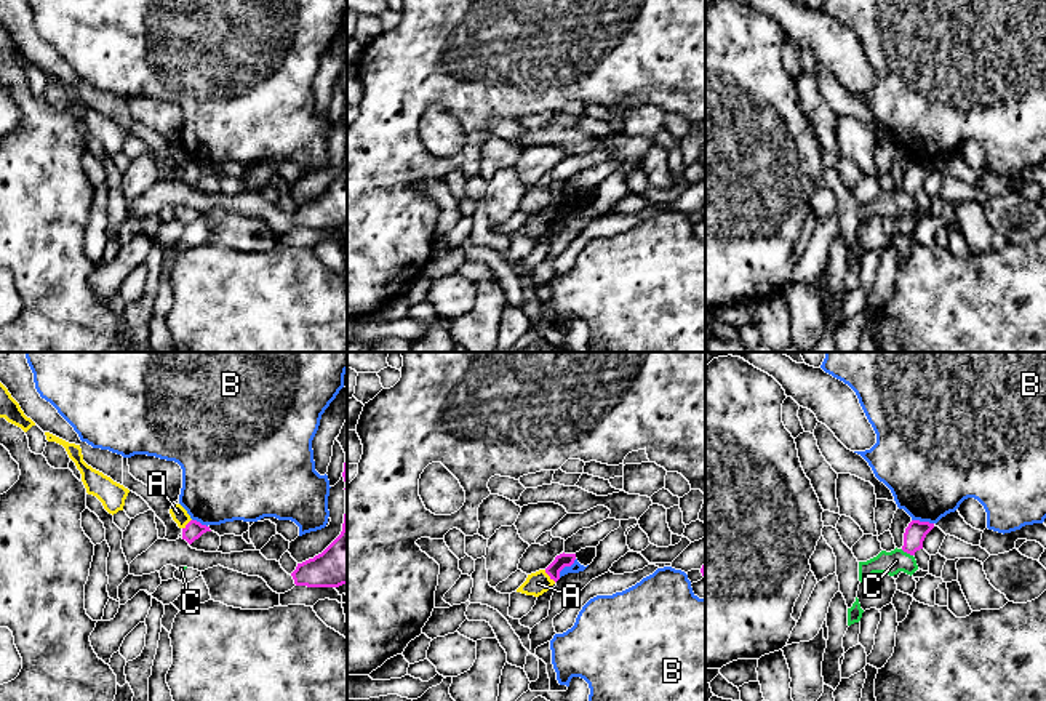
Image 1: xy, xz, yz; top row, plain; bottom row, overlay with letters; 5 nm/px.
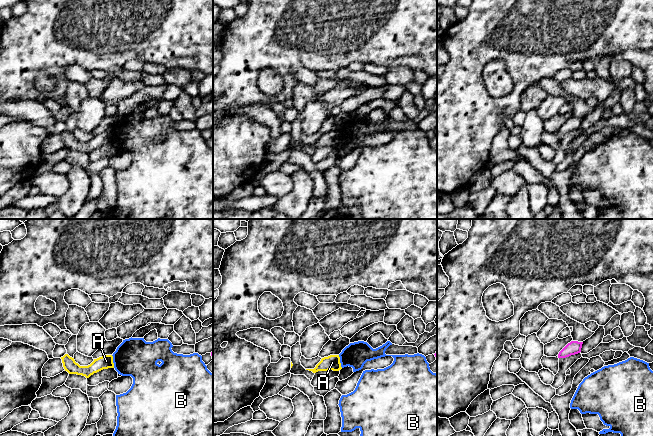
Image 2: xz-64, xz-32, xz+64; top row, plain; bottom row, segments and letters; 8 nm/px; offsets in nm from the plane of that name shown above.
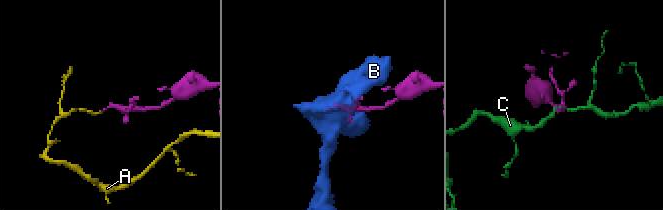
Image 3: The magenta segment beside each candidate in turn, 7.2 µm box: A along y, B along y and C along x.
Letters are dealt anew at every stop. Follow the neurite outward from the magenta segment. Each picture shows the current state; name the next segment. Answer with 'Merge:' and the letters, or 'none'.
Merge: none

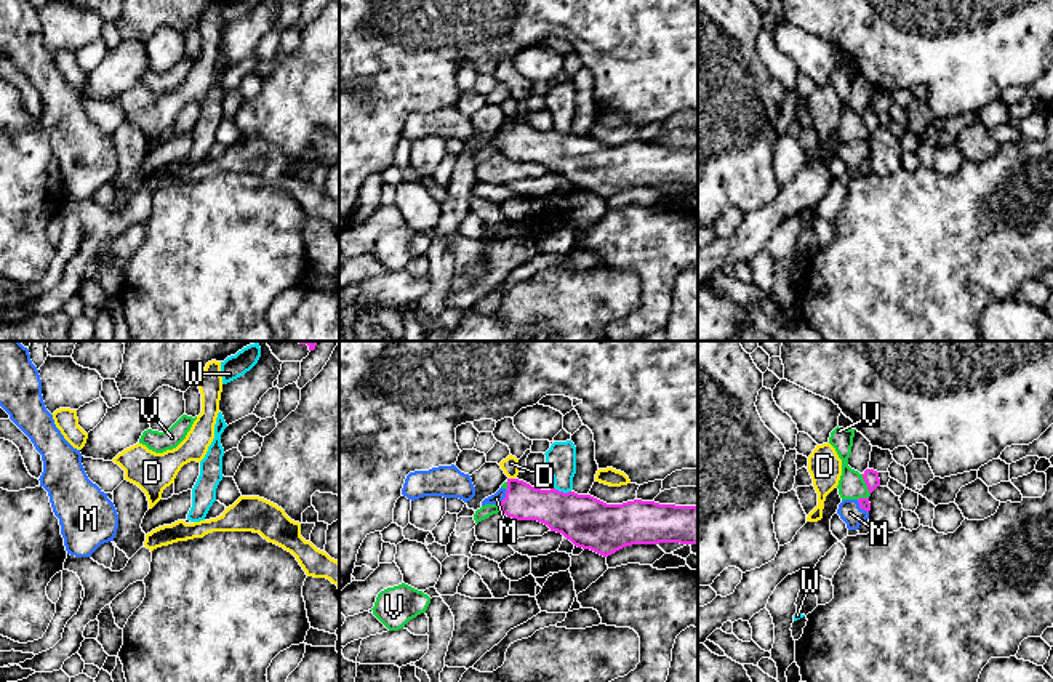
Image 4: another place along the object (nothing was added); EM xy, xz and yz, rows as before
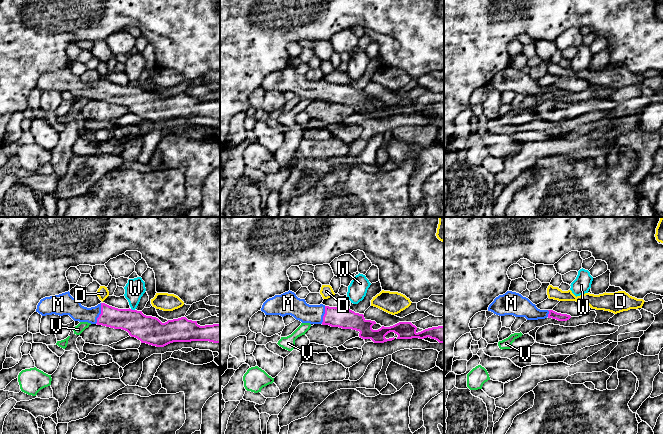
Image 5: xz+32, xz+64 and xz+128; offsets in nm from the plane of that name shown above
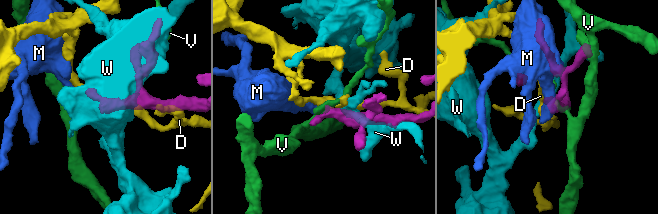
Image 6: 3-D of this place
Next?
Merge: M

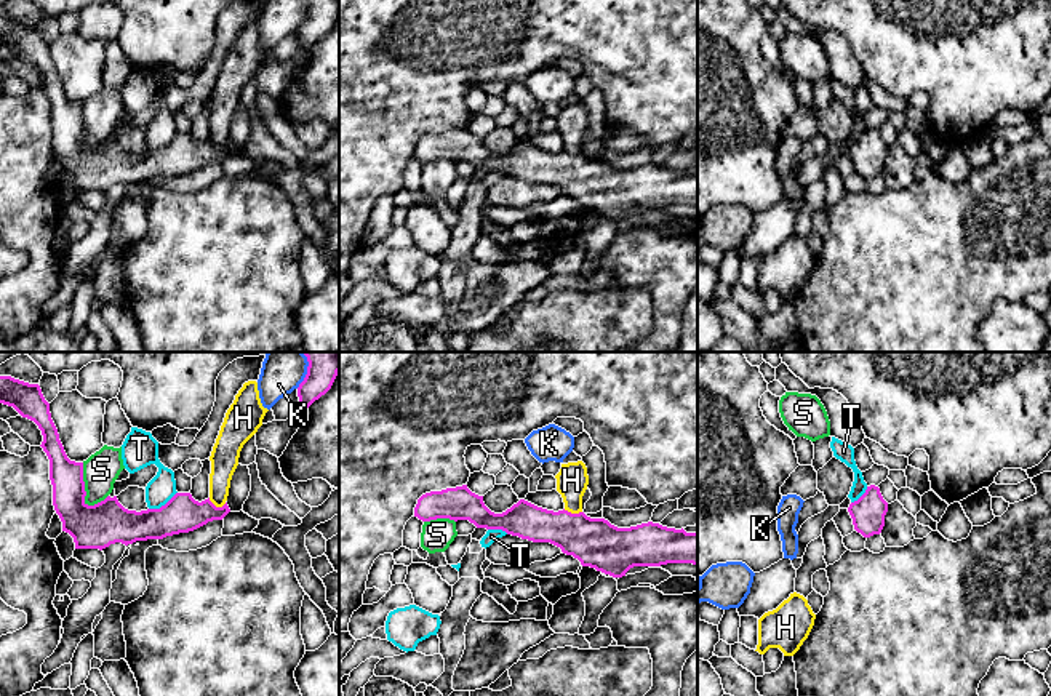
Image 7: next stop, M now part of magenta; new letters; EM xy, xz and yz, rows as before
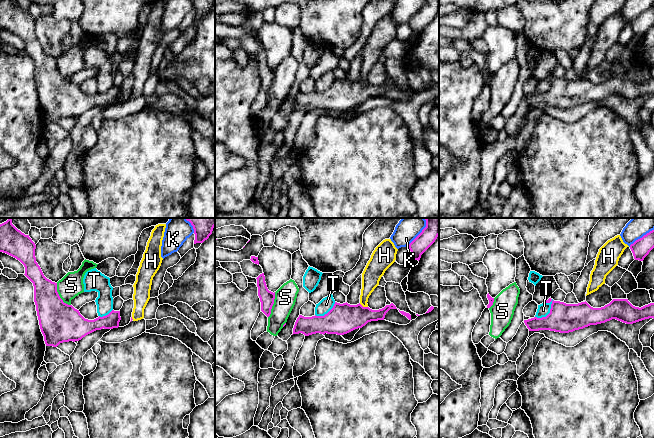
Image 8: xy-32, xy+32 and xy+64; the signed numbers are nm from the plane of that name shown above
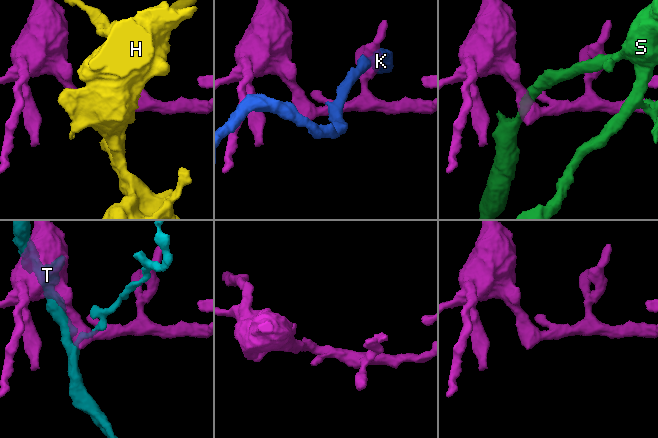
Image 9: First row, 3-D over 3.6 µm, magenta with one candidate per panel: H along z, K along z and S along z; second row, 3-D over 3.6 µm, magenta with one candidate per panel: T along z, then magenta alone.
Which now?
Merge: none

